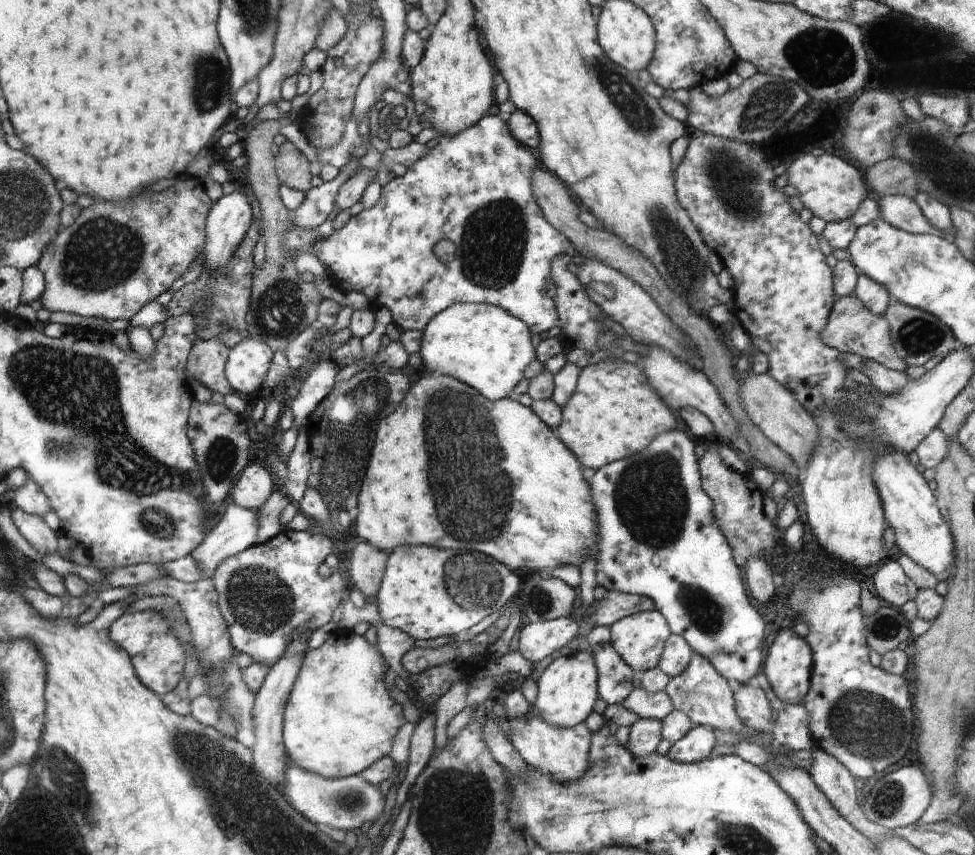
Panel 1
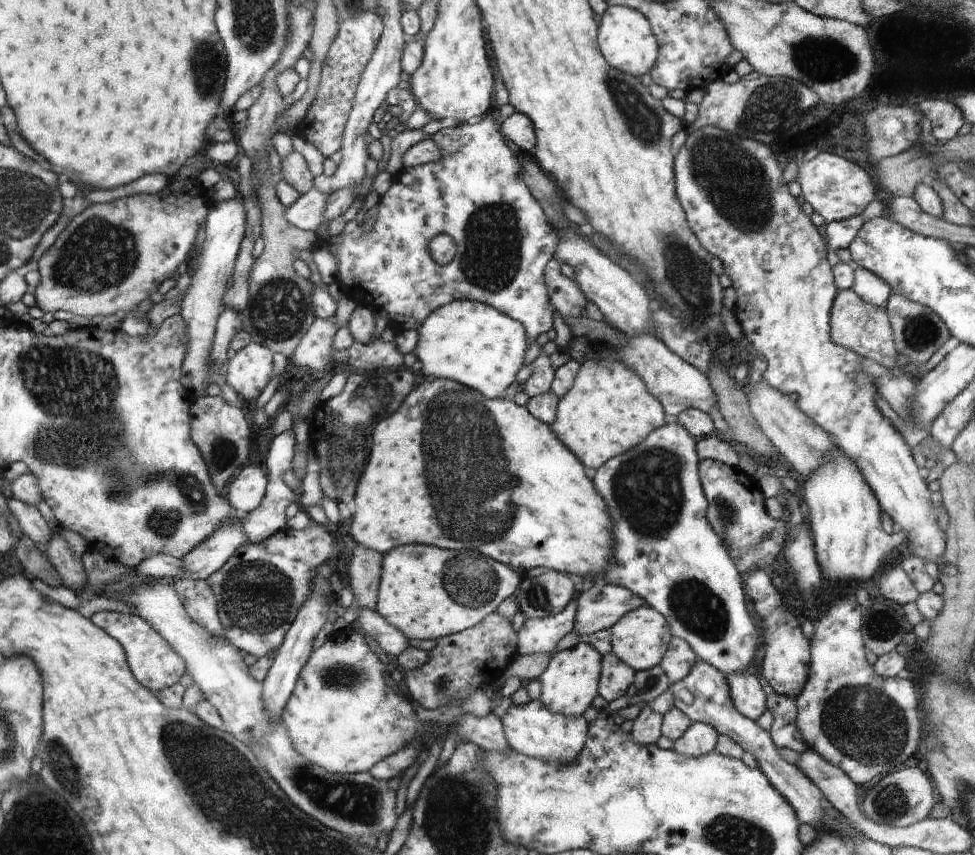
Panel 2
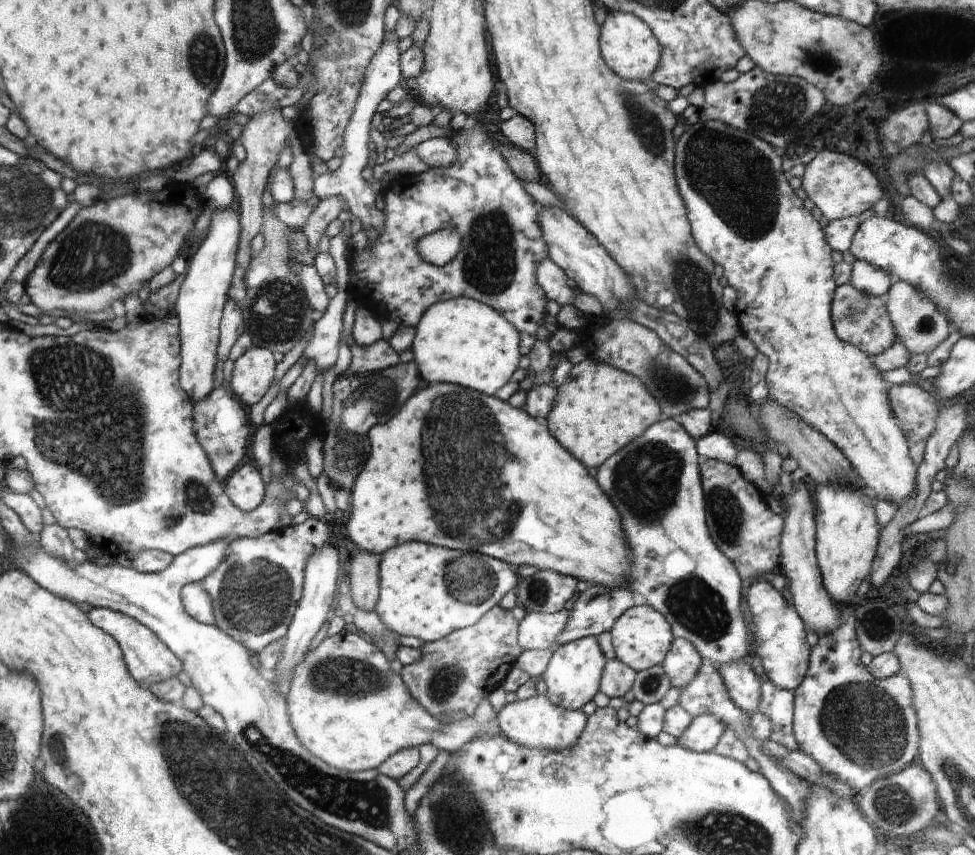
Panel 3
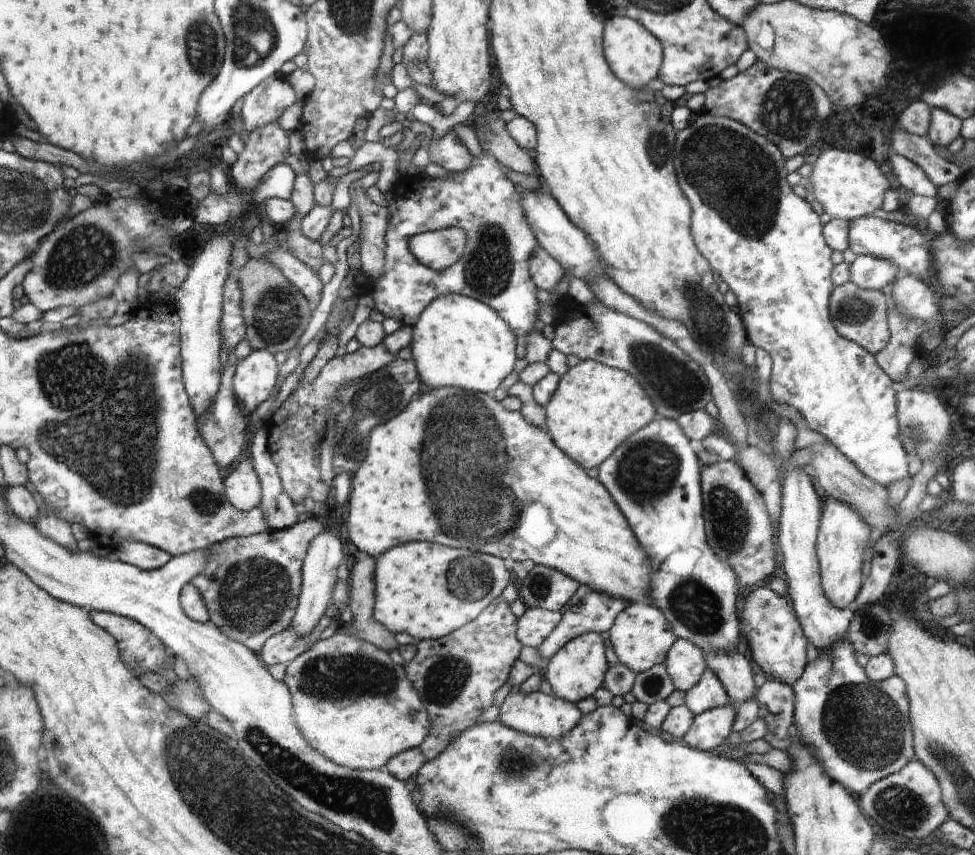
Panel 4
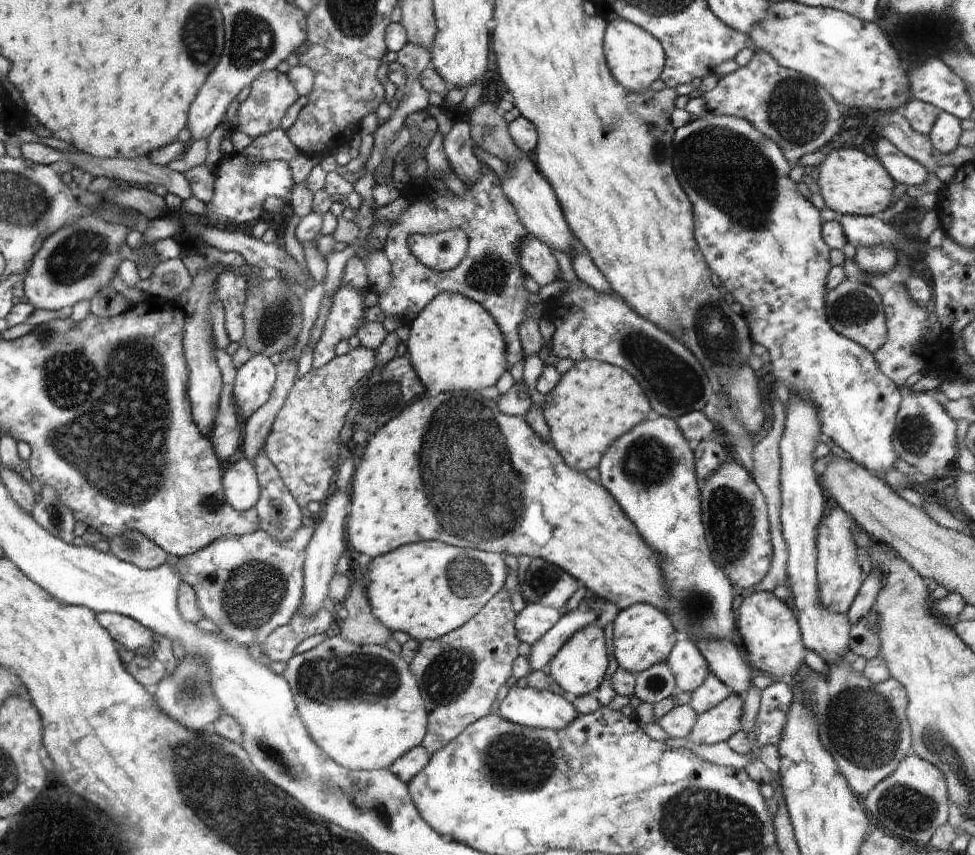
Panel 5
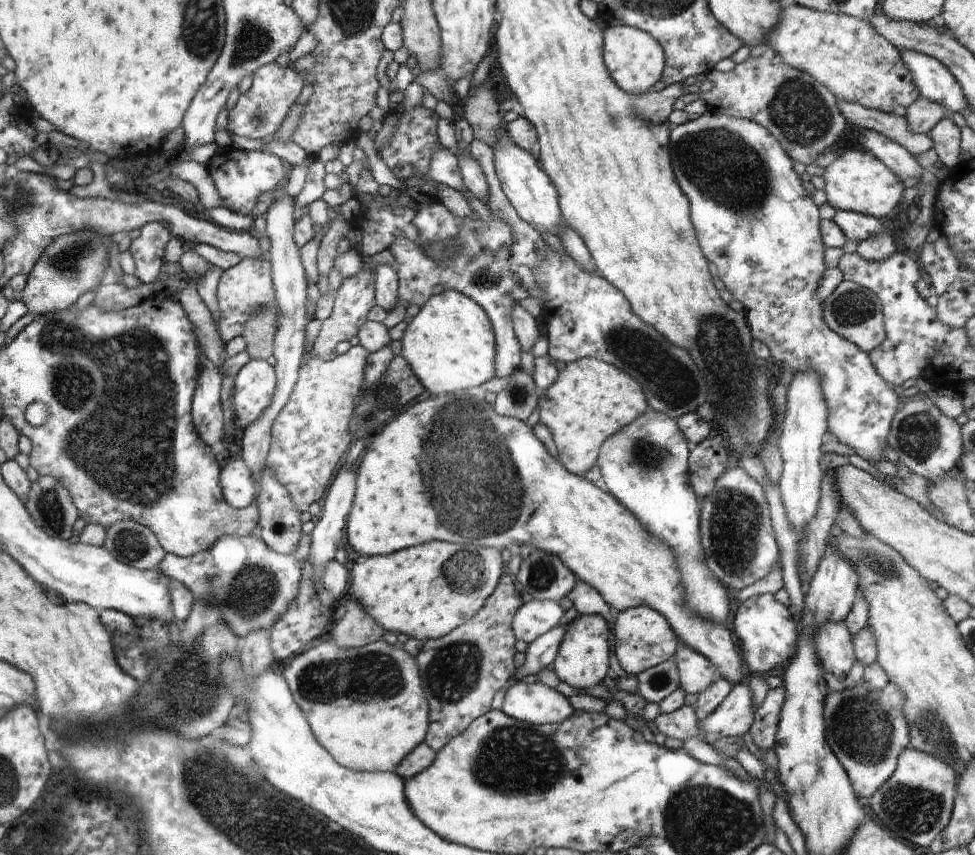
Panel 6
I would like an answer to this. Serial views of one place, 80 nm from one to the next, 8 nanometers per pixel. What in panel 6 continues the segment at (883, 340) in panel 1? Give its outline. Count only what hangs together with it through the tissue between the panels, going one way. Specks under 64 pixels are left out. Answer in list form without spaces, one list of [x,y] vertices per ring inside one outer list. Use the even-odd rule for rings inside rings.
[[[846,279],[831,292],[823,304],[822,318],[832,332],[855,344],[865,353],[869,353],[886,338],[881,300],[872,290]]]

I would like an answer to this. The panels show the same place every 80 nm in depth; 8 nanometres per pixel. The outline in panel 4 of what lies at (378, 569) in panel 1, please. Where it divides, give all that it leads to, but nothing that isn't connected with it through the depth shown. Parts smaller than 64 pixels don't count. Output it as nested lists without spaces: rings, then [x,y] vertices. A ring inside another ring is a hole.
[[[368,555],[356,559],[355,563],[350,565],[348,610],[351,611],[353,620],[346,627],[356,638],[391,652],[399,647],[395,634],[377,623],[373,617],[377,559]]]

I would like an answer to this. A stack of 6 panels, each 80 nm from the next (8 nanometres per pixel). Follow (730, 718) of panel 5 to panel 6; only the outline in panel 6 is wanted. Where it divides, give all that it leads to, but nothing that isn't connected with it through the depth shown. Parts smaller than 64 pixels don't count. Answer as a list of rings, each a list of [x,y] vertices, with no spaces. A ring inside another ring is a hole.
[[[747,679],[733,685],[731,693],[712,714],[700,721],[700,738],[712,744],[720,738],[747,734],[754,718],[754,698]]]

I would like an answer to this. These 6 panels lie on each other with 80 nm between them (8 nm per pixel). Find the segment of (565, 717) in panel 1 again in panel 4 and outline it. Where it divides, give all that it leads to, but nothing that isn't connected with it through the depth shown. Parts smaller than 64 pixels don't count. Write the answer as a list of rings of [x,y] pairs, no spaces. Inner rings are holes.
[[[586,632],[586,634],[570,640],[560,650],[557,650],[549,658],[541,675],[552,686],[556,698],[578,704],[578,701],[592,697],[594,692],[603,686],[604,676],[608,668],[604,654],[604,643],[600,634]]]

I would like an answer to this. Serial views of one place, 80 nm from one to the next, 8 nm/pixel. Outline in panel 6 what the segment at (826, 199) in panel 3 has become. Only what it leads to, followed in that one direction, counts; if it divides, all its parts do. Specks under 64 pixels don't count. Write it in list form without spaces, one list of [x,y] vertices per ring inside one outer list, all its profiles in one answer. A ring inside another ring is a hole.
[[[846,151],[826,167],[823,178],[828,204],[835,210],[870,215],[883,222],[900,211],[904,200],[904,181],[878,158],[866,151]]]

